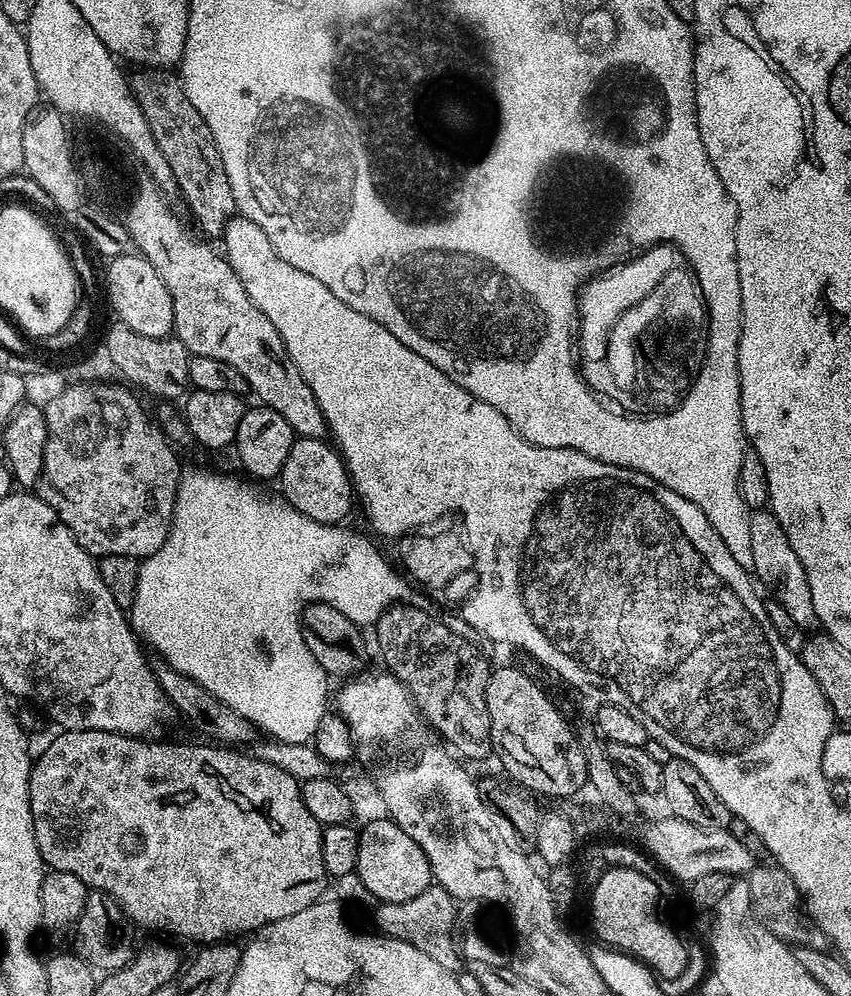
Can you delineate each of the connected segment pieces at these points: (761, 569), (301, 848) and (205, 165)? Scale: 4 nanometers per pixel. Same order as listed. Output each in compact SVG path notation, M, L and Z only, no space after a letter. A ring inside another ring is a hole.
M757 509L752 512L750 546L753 547L754 562L751 567L753 573L758 578L760 576L764 580L778 582L780 588L776 593L776 598L790 618L793 618L794 622L797 622L798 626L805 632L815 629L819 625L819 620L814 611L814 600L811 597L809 579L806 578L805 568L798 561L797 555L794 554L793 547L790 546L781 523L769 509Z
M64 730L59 734L61 736L54 737L45 746L44 753L41 756L35 757L30 774L30 814L34 814L34 838L38 838L38 850L42 854L45 865L51 871L74 874L78 878L82 878L82 882L88 885L89 889L104 892L110 898L114 898L118 902L118 906L128 915L133 925L140 927L141 924L142 927L149 928L152 932L169 932L170 935L181 936L184 940L197 940L197 945L205 946L215 944L217 941L236 938L239 932L255 934L270 922L278 922L278 918L290 918L290 914L298 914L298 910L306 910L306 906L318 903L325 895L324 887L328 883L330 884L330 877L322 858L324 828L314 818L314 814L310 814L310 810L306 810L306 802L302 802L301 781L294 779L290 774L286 774L286 770L278 770L278 766L274 766L270 762L262 762L257 756L253 756L247 751L237 750L232 746L213 746L208 742L200 742L204 744L159 744L156 738L123 736L117 732L103 732L102 730Z
M141 67L133 72L136 73L130 76L132 97L138 106L142 106L150 134L154 134L158 150L162 150L166 162L170 162L175 185L180 186L185 202L200 223L199 231L205 237L223 237L224 228L237 215L238 209L234 190L230 190L230 178L226 178L226 166L222 166L222 154L218 154L218 146L214 142L214 134L210 134L210 126L206 126L206 118L202 118L202 114L194 110L194 102L186 98L184 81L175 71Z

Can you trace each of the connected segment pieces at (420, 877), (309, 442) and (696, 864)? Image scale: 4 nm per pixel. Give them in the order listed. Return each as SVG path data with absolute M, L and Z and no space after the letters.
M391 818L372 820L365 828L359 829L358 866L355 876L370 890L372 900L381 904L390 902L410 902L410 898L418 898L422 890L433 887L432 867L422 854L422 846L402 830Z
M305 436L293 439L290 454L286 454L286 466L282 466L278 477L279 484L279 491L284 499L294 505L299 512L306 514L306 518L314 518L314 522L343 525L347 521L344 519L352 512L352 504L354 508L352 479L348 476L348 467L344 465L344 459L340 457L339 451L327 439L315 440Z
M666 814L652 821L644 830L645 849L669 871L677 881L691 884L703 875L726 873L731 876L746 876L756 867L750 850L725 828L702 828Z

